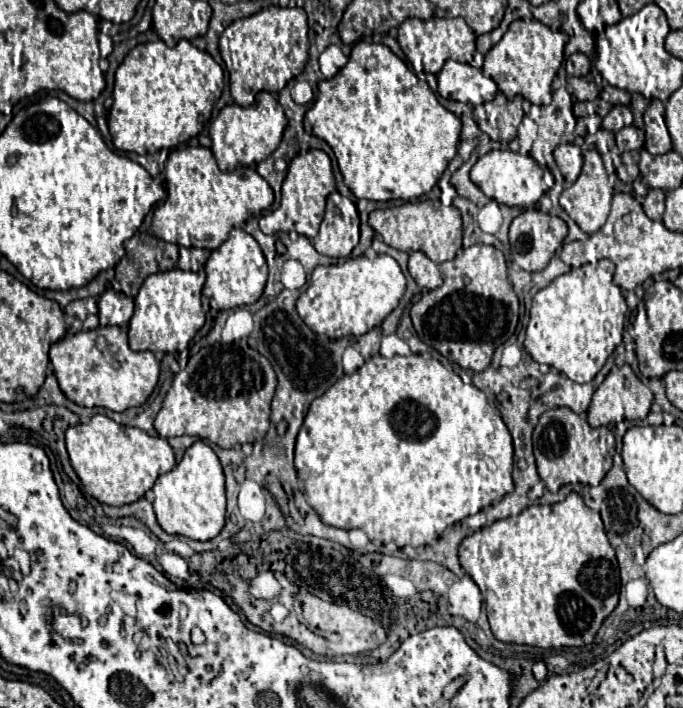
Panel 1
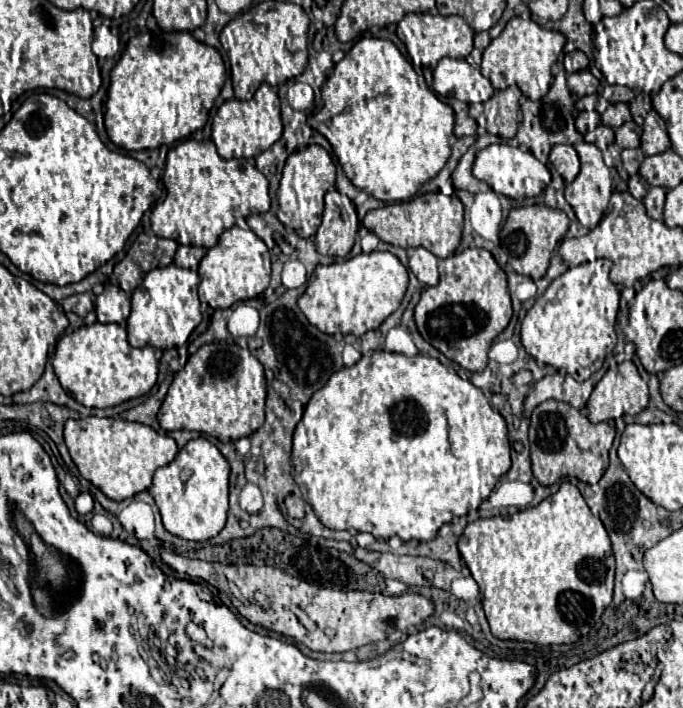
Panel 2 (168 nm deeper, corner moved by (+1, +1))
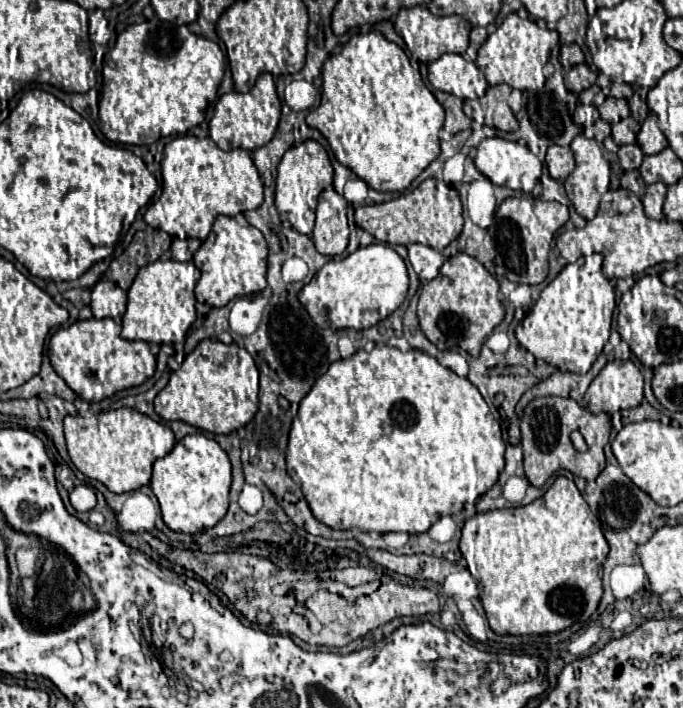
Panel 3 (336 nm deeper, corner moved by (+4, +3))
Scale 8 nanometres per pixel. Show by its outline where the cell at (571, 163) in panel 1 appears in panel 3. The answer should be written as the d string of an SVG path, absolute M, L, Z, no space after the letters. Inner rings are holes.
M552 145L546 153L545 165L548 165L548 171L554 179L566 179L574 171L574 155L570 147L560 147Z

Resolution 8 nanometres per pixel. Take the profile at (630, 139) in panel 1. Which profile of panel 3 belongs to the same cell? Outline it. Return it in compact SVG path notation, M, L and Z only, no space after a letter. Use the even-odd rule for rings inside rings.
M626 117L626 119L622 119L620 123L612 125L612 139L614 139L618 145L634 143L638 131L640 131L638 121L634 121L632 117Z

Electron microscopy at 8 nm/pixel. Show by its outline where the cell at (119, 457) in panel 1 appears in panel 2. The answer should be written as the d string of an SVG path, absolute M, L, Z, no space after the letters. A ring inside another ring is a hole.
M69 419L65 423L65 443L79 473L113 501L123 501L149 489L155 469L171 463L177 455L175 439L149 425L123 419Z

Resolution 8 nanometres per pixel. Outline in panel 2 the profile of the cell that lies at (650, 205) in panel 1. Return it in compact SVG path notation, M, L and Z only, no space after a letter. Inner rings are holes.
M651 187L647 197L643 199L647 215L661 221L663 219L663 205L665 205L665 189L663 187Z

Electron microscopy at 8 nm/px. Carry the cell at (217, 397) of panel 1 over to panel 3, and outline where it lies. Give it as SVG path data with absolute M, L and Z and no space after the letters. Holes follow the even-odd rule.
M204 339L186 355L180 369L170 375L168 385L154 399L154 409L164 421L184 421L210 433L232 433L250 423L258 411L258 367L250 353L236 343L224 345L220 341Z

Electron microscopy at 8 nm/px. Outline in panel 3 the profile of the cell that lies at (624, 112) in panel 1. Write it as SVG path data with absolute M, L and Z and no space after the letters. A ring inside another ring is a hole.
M608 97L608 99L600 105L598 111L600 111L600 117L602 117L604 121L612 123L612 125L630 115L628 101L626 101L626 99L616 99L616 97Z

